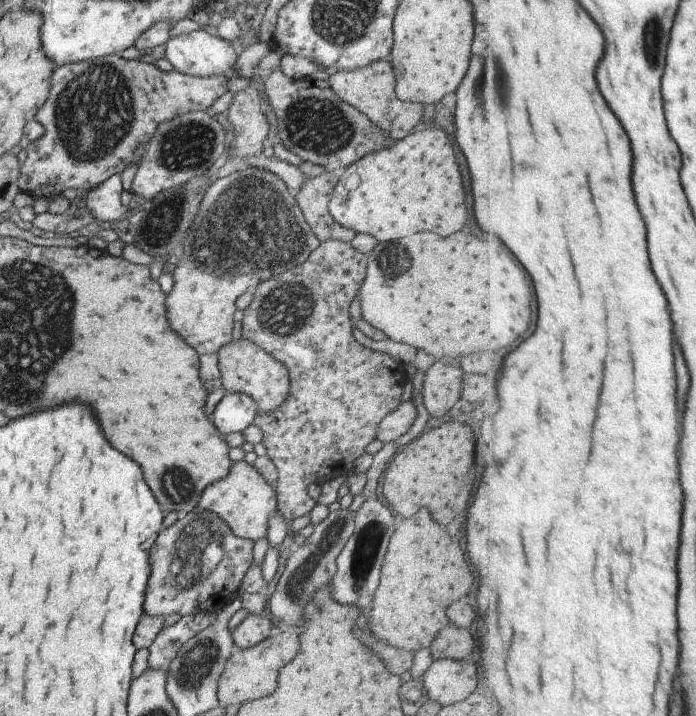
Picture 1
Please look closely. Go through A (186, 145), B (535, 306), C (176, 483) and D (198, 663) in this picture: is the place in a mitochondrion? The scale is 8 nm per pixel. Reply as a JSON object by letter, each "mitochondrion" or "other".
{"A":"mitochondrion","B":"other","C":"mitochondrion","D":"mitochondrion"}

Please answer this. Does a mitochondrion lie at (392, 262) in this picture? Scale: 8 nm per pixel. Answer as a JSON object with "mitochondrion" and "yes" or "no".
{"mitochondrion":"yes"}

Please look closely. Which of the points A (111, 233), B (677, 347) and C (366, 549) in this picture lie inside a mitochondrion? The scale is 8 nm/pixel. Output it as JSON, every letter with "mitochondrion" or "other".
{"A":"other","B":"other","C":"mitochondrion"}

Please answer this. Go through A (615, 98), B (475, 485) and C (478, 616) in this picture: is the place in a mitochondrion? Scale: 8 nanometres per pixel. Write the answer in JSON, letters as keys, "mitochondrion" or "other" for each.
{"A":"other","B":"other","C":"other"}

